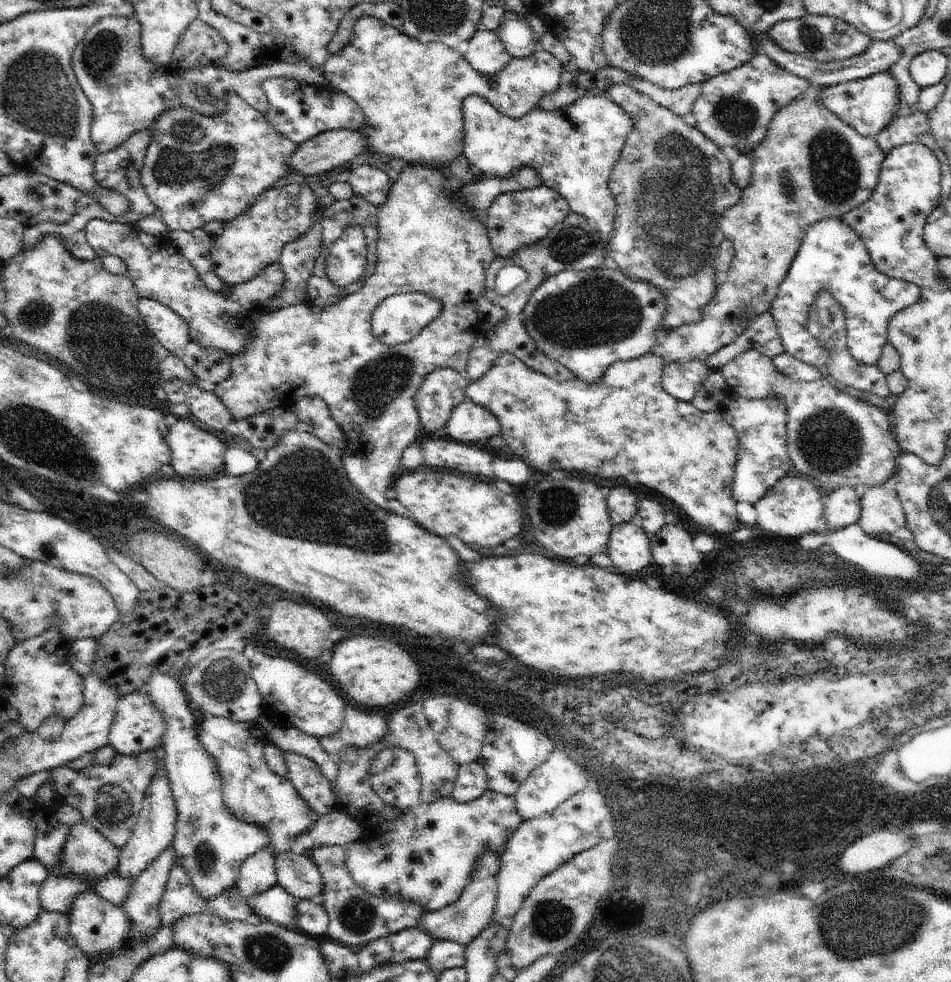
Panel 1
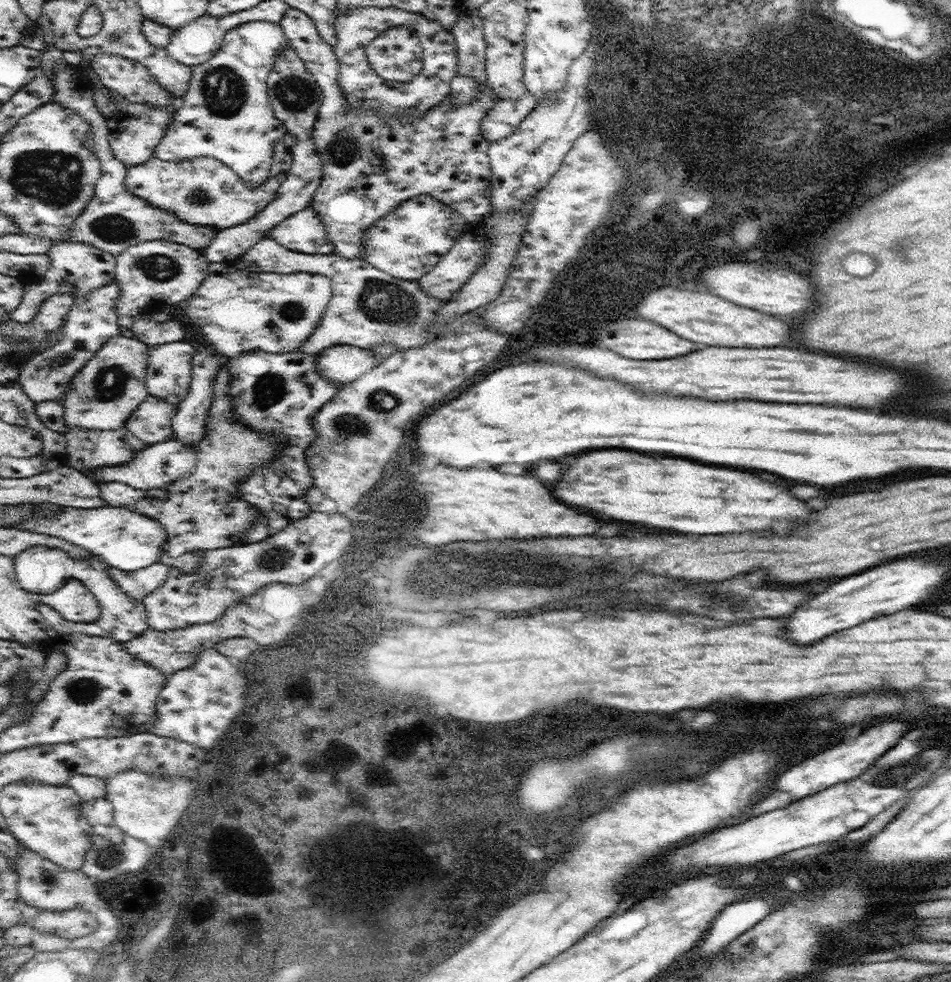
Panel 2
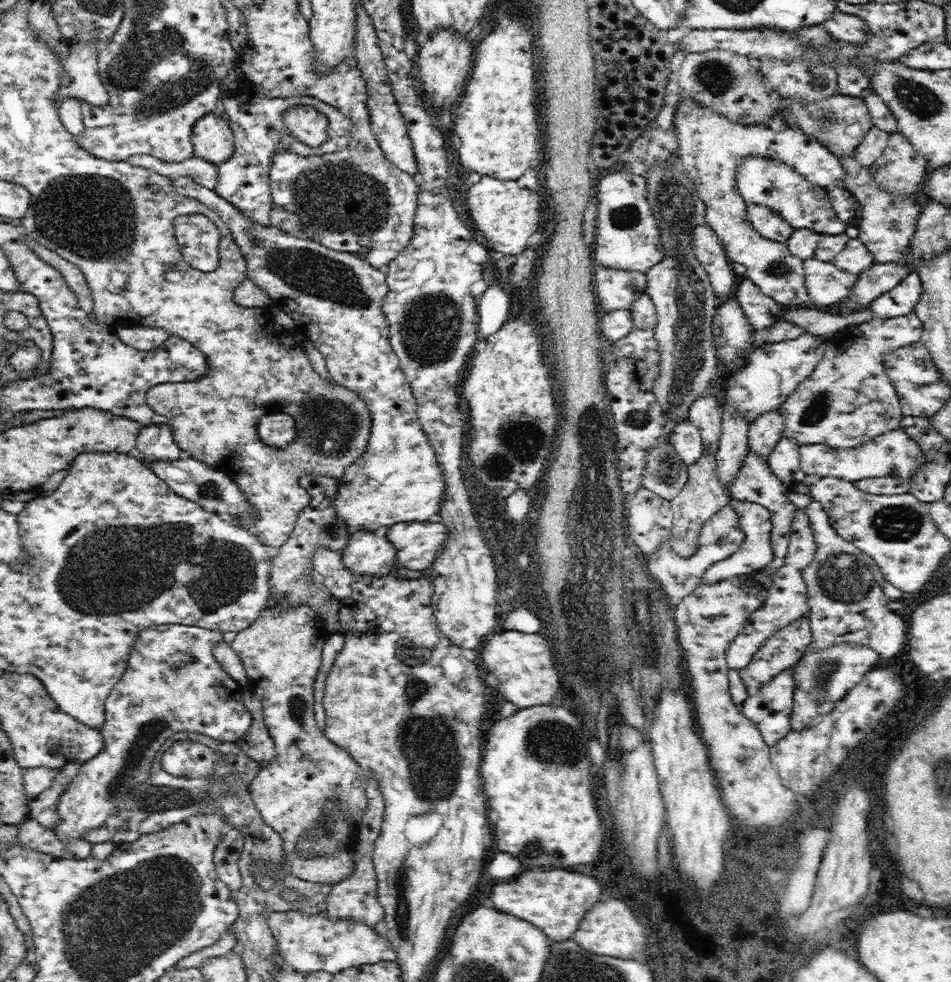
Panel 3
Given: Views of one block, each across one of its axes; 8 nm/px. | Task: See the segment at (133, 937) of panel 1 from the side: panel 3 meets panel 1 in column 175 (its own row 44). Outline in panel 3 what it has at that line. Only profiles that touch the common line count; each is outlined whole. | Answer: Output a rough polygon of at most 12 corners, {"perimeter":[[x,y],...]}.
{"perimeter":[[834,12],[822,24],[834,40],[864,46],[868,26],[860,16]]}

